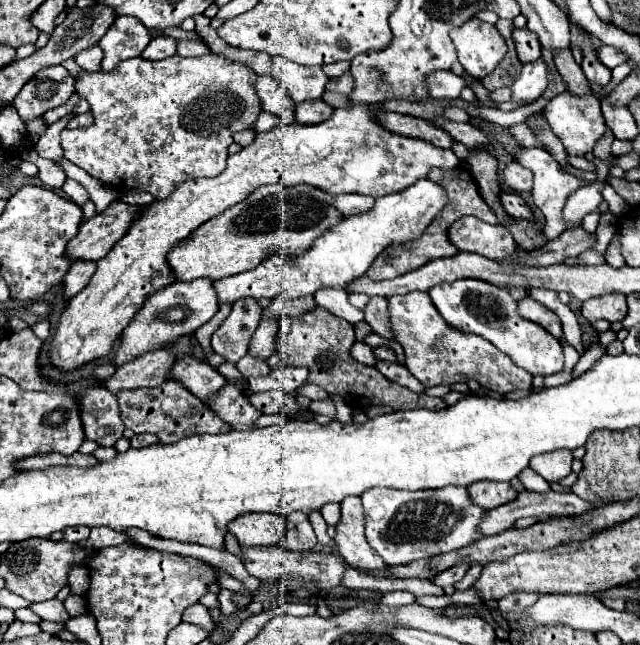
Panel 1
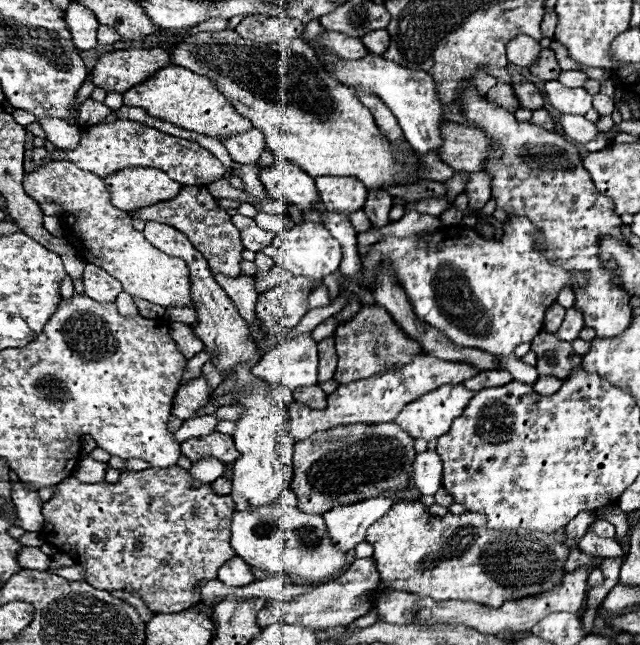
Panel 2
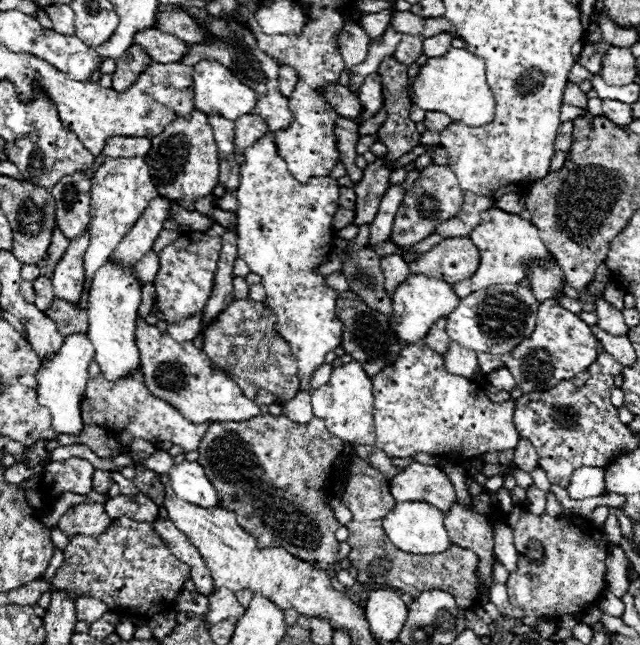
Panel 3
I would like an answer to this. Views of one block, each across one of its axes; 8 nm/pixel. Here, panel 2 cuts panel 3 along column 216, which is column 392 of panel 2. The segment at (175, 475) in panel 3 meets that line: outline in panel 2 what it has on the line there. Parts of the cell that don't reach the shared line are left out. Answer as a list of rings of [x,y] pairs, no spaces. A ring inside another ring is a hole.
[[[392,494],[368,498],[350,506],[336,506],[330,512],[322,514],[328,536],[340,552],[354,550],[366,538],[366,530],[372,522],[382,518],[394,504]]]

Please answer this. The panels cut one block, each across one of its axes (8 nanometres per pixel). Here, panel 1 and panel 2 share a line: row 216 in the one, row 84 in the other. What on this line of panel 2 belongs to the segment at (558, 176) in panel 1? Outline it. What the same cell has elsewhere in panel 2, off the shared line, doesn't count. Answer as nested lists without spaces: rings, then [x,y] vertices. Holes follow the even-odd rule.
[[[556,80],[546,82],[544,92],[548,102],[562,114],[584,116],[592,108],[592,96],[584,88],[566,88]]]

